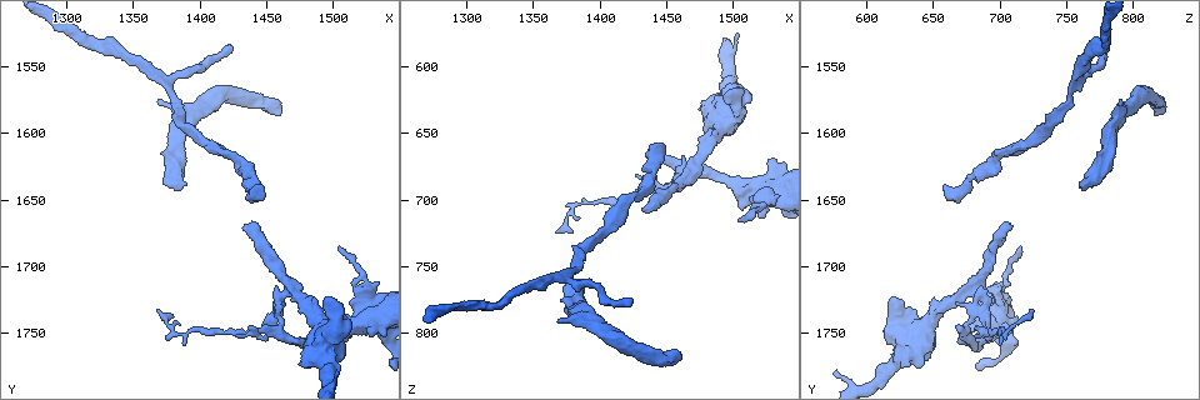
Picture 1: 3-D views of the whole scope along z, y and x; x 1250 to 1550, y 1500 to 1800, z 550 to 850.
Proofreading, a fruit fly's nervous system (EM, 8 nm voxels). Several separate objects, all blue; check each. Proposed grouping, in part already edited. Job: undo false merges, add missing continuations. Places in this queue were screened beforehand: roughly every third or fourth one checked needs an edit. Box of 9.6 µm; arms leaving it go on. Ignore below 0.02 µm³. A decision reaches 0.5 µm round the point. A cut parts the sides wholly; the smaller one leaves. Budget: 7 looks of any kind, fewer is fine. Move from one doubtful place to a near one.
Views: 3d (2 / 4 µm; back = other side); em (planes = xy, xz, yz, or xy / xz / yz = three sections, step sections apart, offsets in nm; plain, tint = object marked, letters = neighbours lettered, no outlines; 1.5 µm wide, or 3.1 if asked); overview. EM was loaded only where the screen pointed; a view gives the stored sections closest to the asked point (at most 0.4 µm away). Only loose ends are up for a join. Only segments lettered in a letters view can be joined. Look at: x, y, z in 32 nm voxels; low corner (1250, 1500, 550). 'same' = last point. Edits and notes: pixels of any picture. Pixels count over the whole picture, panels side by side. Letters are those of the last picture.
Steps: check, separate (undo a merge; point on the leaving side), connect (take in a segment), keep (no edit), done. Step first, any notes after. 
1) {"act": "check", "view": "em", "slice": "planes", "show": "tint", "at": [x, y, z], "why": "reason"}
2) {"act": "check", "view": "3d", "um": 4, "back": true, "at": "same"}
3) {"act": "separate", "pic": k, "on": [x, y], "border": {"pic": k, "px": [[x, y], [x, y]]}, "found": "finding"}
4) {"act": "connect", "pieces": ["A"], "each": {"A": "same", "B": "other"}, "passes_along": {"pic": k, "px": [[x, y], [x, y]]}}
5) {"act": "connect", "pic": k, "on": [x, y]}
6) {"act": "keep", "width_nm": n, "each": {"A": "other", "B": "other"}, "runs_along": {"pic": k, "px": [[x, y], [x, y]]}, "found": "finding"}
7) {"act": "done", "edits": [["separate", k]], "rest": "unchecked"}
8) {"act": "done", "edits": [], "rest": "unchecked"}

{"act": "check", "view": "em", "slice": "planes", "show": "letters", "at": [1486, 1732, 652], "why": "calibre changes"}

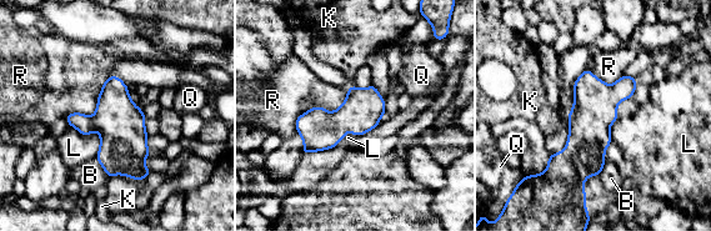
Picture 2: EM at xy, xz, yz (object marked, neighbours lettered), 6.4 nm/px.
{"act": "keep", "each": {"B": "other", "K": "other", "L": "other", "Q": "other", "R": "other"}, "runs_along": {"pic": 2, "px": [[632, 80], [589, 122], [576, 185]]}, "found": "one cell here"}

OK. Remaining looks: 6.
{"act": "check", "view": "3d", "um": 2, "at": [1448, 1640, 656], "why": "branch stops here"}

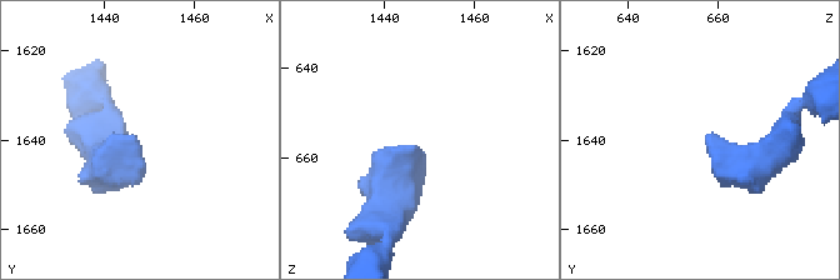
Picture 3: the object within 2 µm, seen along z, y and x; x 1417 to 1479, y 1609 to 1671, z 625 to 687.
{"act": "check", "view": "em", "slice": "xy", "step": 4, "show": "tint", "at": [1447, 1641, 657]}

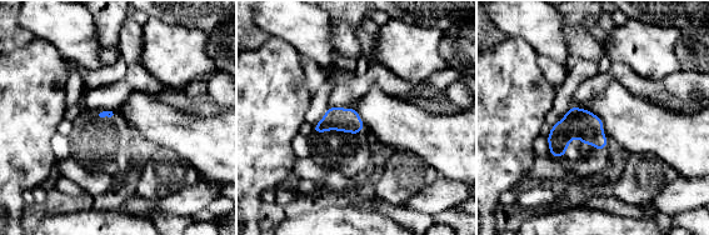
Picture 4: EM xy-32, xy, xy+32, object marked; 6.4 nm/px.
{"act": "check", "view": "em", "slice": "planes", "show": "letters", "at": "same", "why": "cut it another way"}

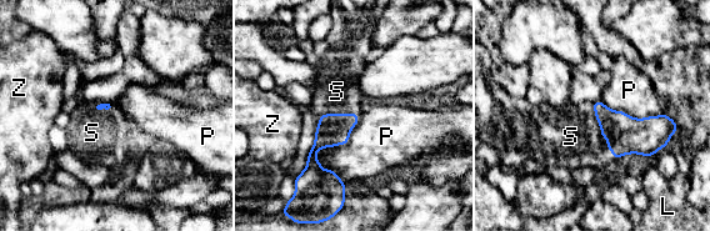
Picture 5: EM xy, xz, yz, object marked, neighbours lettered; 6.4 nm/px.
{"act": "connect", "pieces": ["S"], "longest_contact_nm": ["P", 460], "each": {"L": "other", "P": "other", "S": "same", "Z": "other"}, "found": "the cell continues"}

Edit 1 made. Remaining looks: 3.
{"act": "check", "view": "overview"}

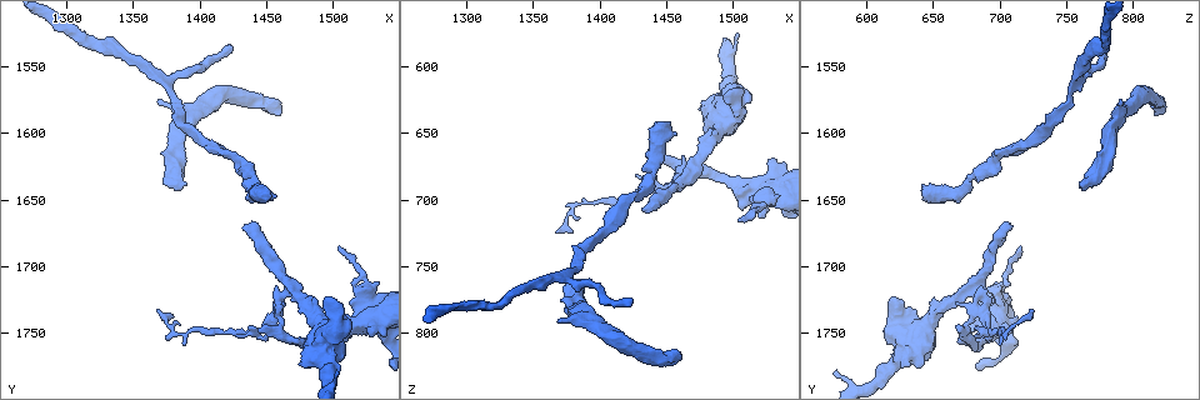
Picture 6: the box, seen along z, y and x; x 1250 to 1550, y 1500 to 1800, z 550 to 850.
{"act": "check", "view": "em", "slice": "planes", "show": "tint", "at": [1432, 1672, 710], "why": "an open end"}

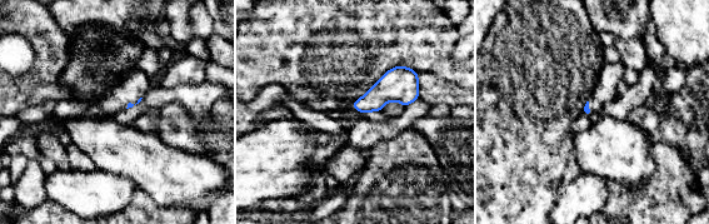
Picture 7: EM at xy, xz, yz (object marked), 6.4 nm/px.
{"act": "check", "view": "em", "slice": "planes", "show": "letters", "at": "same", "why": "see the neighbours"}

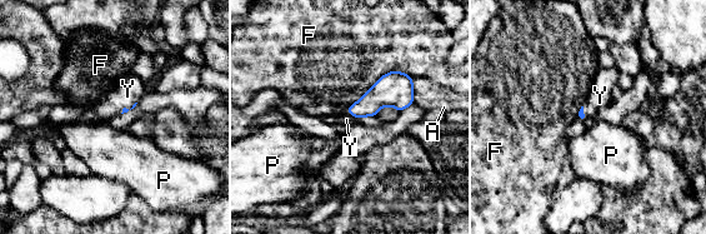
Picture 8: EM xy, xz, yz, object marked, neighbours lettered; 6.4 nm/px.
{"act": "connect", "pieces": ["Y"], "longest_contact_nm": ["F", 480], "each": {"A": "other", "F": "other", "P": "other", "Y": "same"}, "found": "the cell continues"}

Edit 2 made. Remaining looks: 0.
{"act": "done", "edits": [["connect", 5], ["connect", 8]], "rest": "unchecked"}

